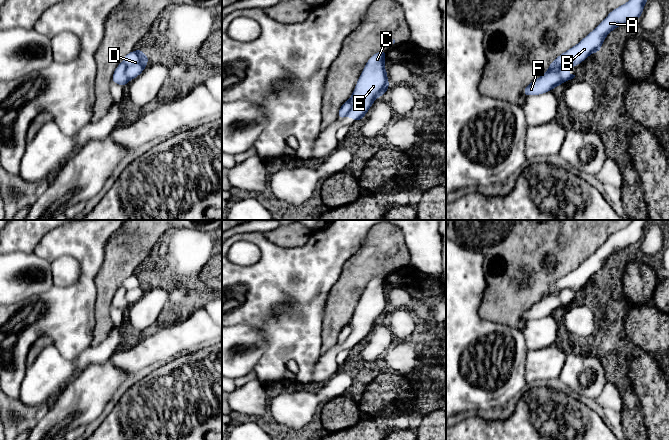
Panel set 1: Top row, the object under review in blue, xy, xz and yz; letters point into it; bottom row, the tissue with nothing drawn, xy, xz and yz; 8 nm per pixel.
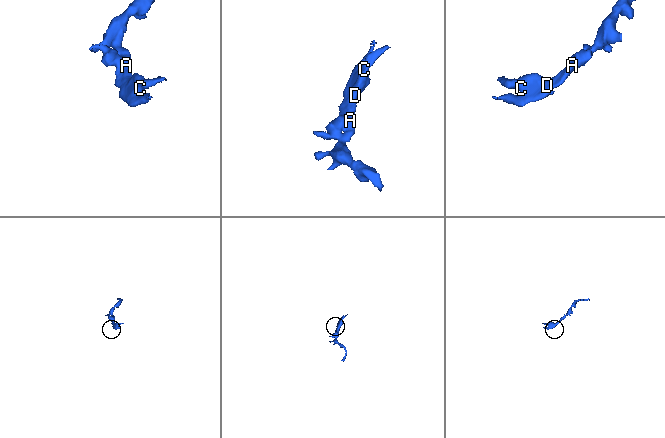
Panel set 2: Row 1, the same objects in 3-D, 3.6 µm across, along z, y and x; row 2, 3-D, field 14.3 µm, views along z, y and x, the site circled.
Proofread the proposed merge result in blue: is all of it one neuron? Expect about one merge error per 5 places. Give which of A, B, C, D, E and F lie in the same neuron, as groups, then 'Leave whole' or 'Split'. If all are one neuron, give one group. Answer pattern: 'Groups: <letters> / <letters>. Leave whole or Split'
Groups: A B C D E / F. Split

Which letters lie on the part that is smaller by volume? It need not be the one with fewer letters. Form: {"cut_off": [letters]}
{"cut_off": ["F"]}

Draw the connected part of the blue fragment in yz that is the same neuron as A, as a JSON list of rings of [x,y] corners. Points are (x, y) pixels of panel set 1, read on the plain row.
[[[632,220],[625,228],[613,233],[606,242],[579,267],[560,278],[551,287],[548,295],[559,294],[559,299],[564,306],[575,301],[567,295],[570,291],[576,291],[589,279],[600,276],[607,259],[615,252],[630,245],[637,245],[643,238],[646,225],[651,220]]]

